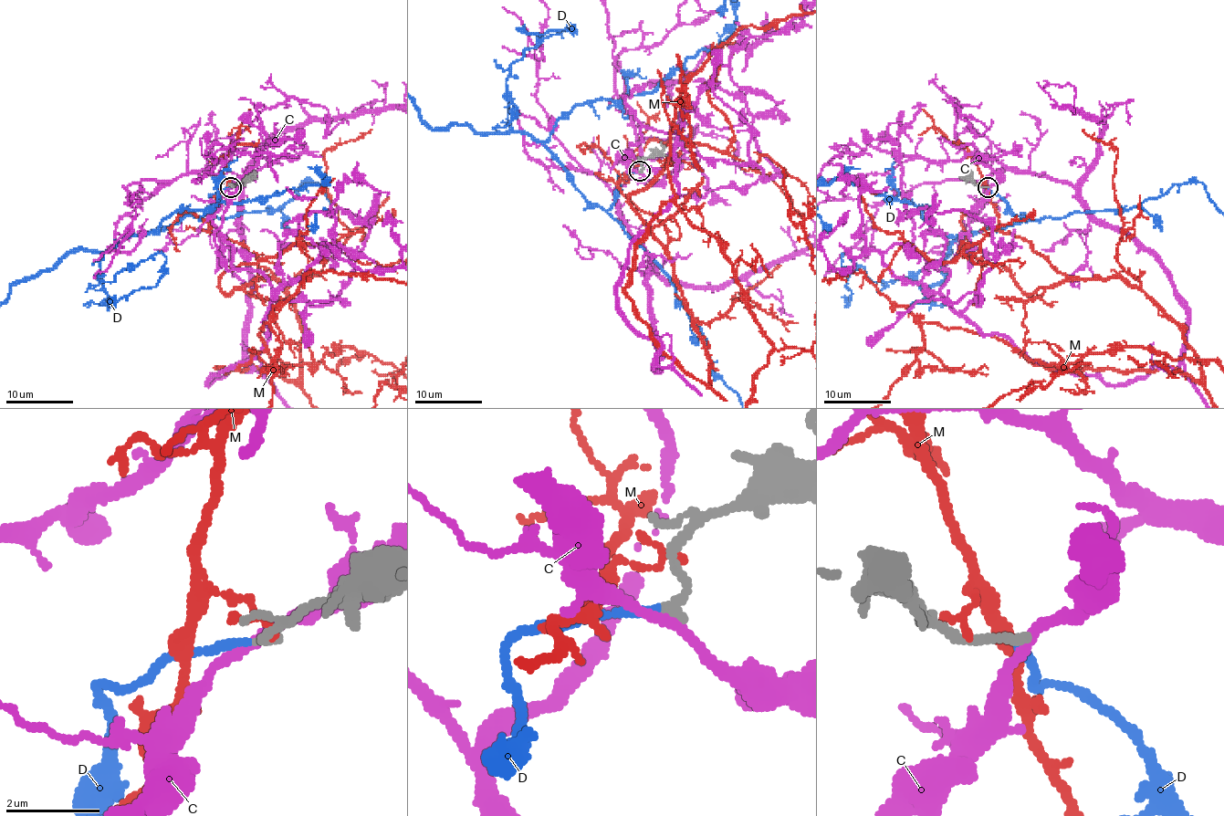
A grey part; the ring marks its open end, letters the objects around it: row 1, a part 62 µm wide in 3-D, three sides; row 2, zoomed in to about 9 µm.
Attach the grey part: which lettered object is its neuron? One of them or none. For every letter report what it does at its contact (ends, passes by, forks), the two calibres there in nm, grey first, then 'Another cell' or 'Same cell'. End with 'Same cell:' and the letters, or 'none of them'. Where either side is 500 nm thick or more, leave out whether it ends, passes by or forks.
C: It passes by. Thickness 200 nm (grey) against 220 nm. Another cell
D: It ends there. Thickness 220 nm (grey) against 200 nm. Same cell
M: It ends there. Thickness 150 nm (grey) against 150 nm. Another cell
Same cell: D

